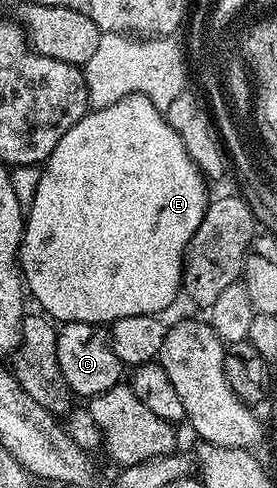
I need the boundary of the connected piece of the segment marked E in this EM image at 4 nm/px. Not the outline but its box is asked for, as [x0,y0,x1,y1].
[17,93,209,327]

